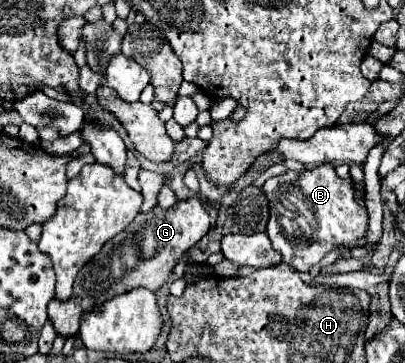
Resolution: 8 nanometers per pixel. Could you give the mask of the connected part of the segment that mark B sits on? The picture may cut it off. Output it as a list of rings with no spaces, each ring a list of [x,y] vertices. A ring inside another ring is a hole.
[[[321,164],[311,170],[287,170],[285,174],[269,178],[261,188],[269,200],[269,224],[267,224],[267,236],[271,238],[271,244],[275,250],[281,252],[285,264],[293,264],[299,272],[311,272],[315,264],[319,264],[329,252],[341,250],[341,258],[351,258],[349,244],[353,240],[359,240],[367,234],[369,216],[367,210],[359,208],[353,200],[353,178],[339,178],[333,164]]]

